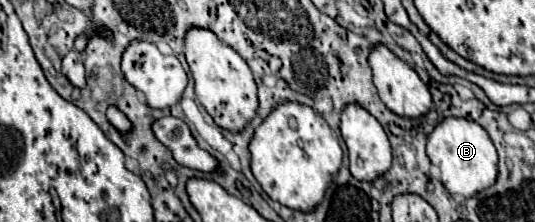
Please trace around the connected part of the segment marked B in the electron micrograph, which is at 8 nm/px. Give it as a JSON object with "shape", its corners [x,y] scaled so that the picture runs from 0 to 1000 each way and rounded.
{"shape":[[[832,527],[821,563],[813,563],[813,581],[798,608],[798,698],[802,698],[806,734],[824,761],[824,815],[843,878],[884,887],[892,860],[903,860],[903,851],[918,842],[929,806],[929,680],[925,680],[925,653],[921,653],[914,599],[895,554],[888,554],[880,536]]]}

